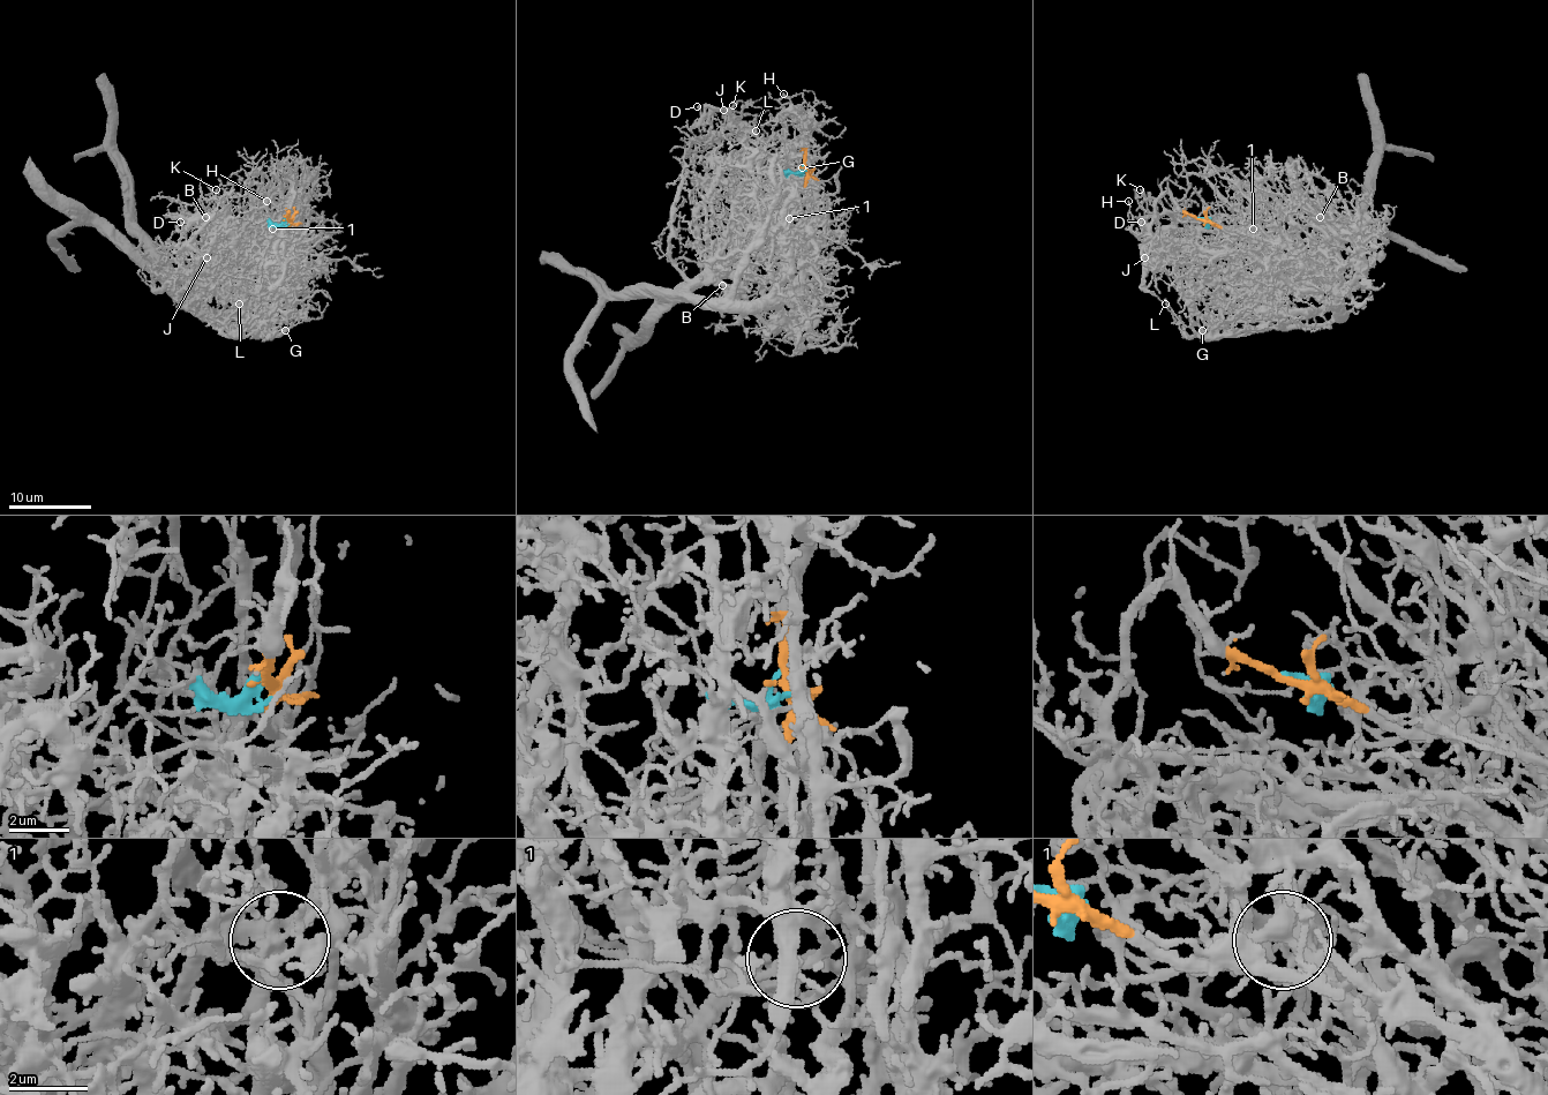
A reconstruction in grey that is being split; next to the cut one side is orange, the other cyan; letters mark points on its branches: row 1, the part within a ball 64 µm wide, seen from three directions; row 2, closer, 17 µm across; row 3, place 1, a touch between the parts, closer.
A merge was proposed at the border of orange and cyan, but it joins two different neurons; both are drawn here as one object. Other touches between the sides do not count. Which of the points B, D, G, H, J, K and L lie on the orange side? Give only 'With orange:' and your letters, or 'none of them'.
With orange: G, H, L

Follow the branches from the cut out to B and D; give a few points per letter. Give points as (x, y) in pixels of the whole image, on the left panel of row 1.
B: (286, 218), (250, 220), (238, 235), (219, 229), (219, 256), (211, 264), (223, 252), (204, 217)
D: (286, 218), (279, 223), (250, 220), (238, 235), (225, 229), (217, 238), (198, 233), (188, 241), (180, 220)

